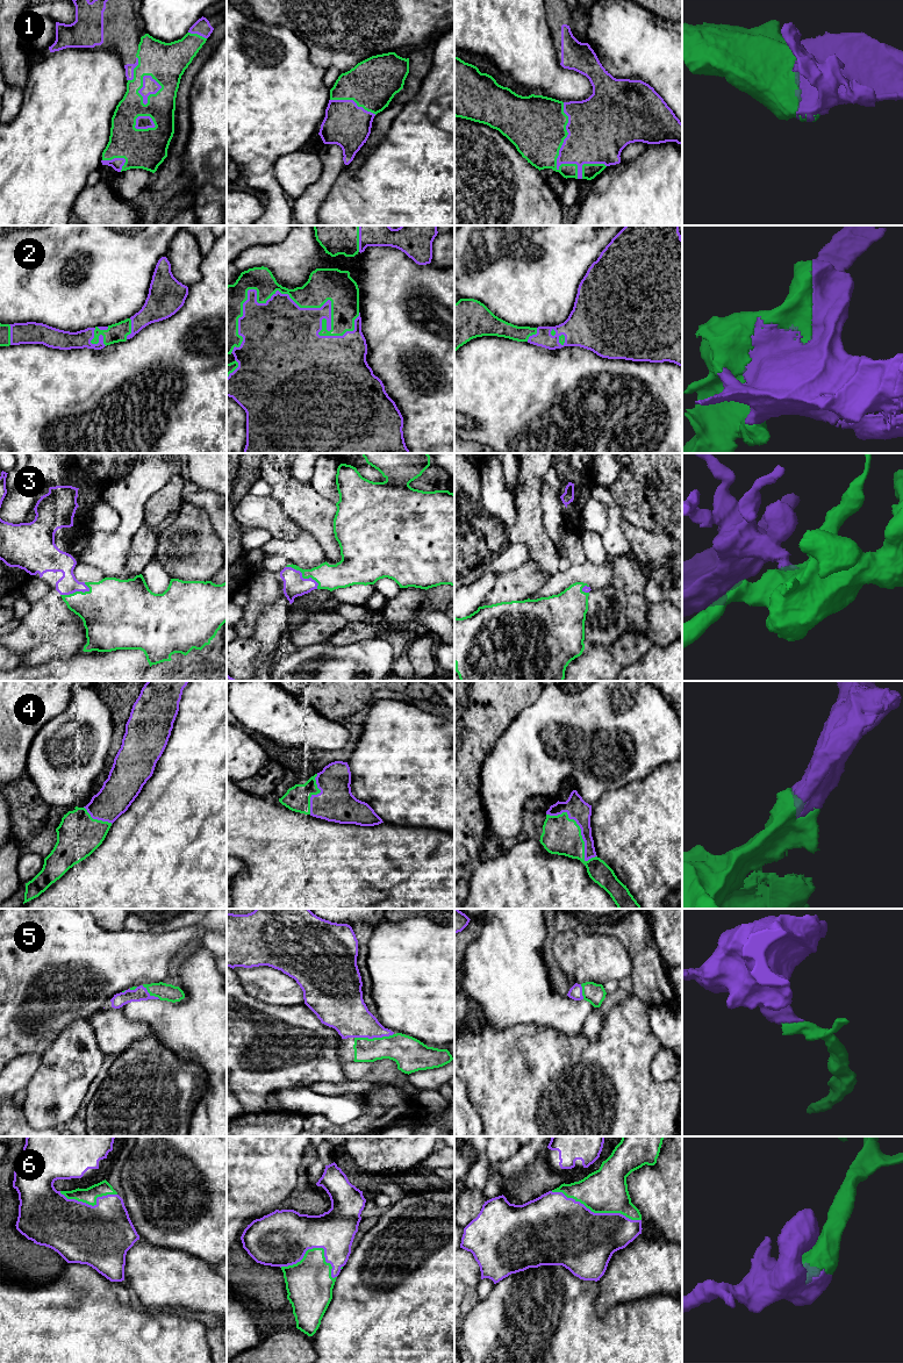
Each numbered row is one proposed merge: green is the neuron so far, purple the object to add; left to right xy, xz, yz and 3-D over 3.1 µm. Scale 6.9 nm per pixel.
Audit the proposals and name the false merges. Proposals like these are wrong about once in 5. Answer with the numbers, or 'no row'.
no row

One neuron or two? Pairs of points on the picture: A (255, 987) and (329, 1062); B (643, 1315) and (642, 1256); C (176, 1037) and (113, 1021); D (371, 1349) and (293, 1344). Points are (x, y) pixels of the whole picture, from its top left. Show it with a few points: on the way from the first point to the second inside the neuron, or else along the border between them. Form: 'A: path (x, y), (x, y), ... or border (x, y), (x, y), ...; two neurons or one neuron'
A: border (246, 994), (259, 1001), (277, 1005), (300, 1004); two neurons
B: border (669, 1295), (650, 1295), (616, 1304); two neurons
C: border (127, 1018), (143, 1020), (153, 1034); two neurons
D: border (309, 1336), (316, 1350); two neurons

